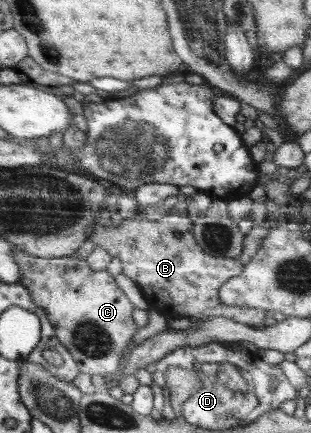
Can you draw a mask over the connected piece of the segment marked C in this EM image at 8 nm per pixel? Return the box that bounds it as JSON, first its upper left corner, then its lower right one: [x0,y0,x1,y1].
[17,249,140,377]

